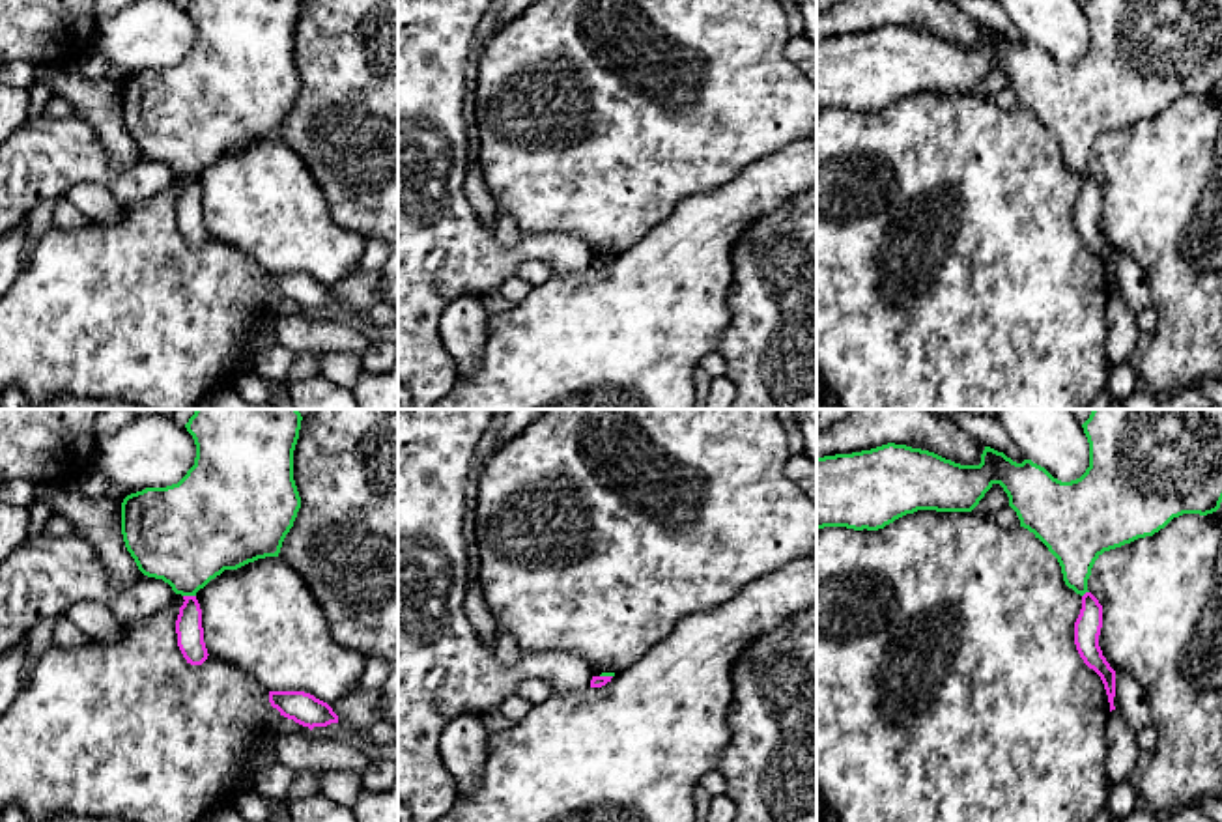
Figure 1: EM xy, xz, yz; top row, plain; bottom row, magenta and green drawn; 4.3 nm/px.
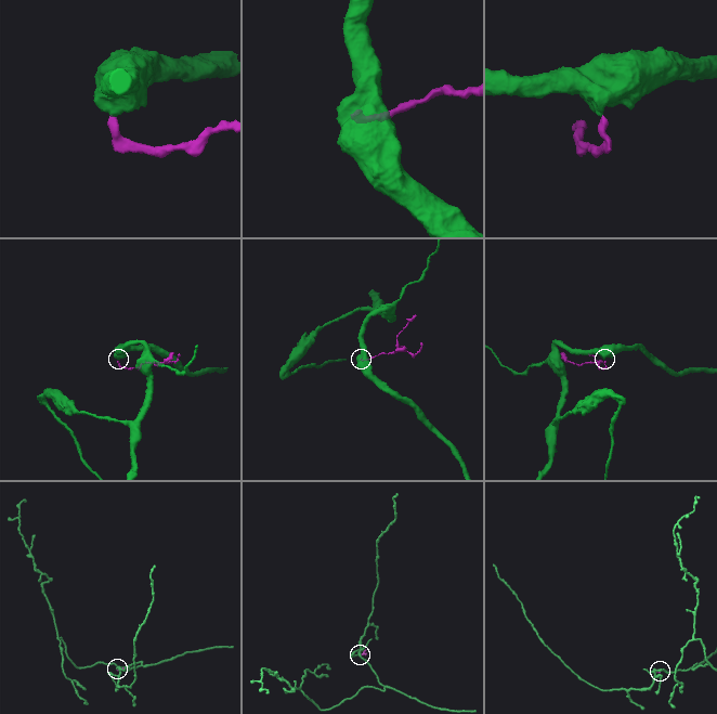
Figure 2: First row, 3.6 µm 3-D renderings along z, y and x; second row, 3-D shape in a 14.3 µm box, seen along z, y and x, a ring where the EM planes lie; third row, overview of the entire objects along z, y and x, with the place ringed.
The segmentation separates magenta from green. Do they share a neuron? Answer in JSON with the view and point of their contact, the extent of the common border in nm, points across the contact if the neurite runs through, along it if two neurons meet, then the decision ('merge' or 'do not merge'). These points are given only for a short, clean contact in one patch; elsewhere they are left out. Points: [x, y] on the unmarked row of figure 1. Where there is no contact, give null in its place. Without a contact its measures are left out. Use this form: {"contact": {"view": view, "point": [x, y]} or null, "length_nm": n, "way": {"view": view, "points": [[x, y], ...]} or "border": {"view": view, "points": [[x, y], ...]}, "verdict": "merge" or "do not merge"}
{"contact": {"view": "xy", "point": [189, 178]}, "length_nm": 60, "border": {"view": "xy", "points": [[184, 176], [195, 178]]}, "verdict": "do not merge"}

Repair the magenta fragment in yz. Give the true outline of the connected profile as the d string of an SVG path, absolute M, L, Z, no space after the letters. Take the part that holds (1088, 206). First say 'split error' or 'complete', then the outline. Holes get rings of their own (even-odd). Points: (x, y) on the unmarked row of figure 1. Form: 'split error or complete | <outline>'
complete | M1086 174L1082 177L1080 196L1074 204L1074 226L1084 245L1101 258L1112 293L1115 291L1115 252L1110 248L1099 228L1101 209L1102 187L1091 174Z

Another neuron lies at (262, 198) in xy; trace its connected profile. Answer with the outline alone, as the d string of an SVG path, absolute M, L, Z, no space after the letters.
M280 138L224 151L196 174L196 181L207 235L241 250L267 273L305 273L327 286L355 273L368 239L336 224L321 187Z

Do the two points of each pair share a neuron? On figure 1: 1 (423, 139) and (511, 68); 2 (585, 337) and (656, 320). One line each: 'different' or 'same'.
1: different
2: same

